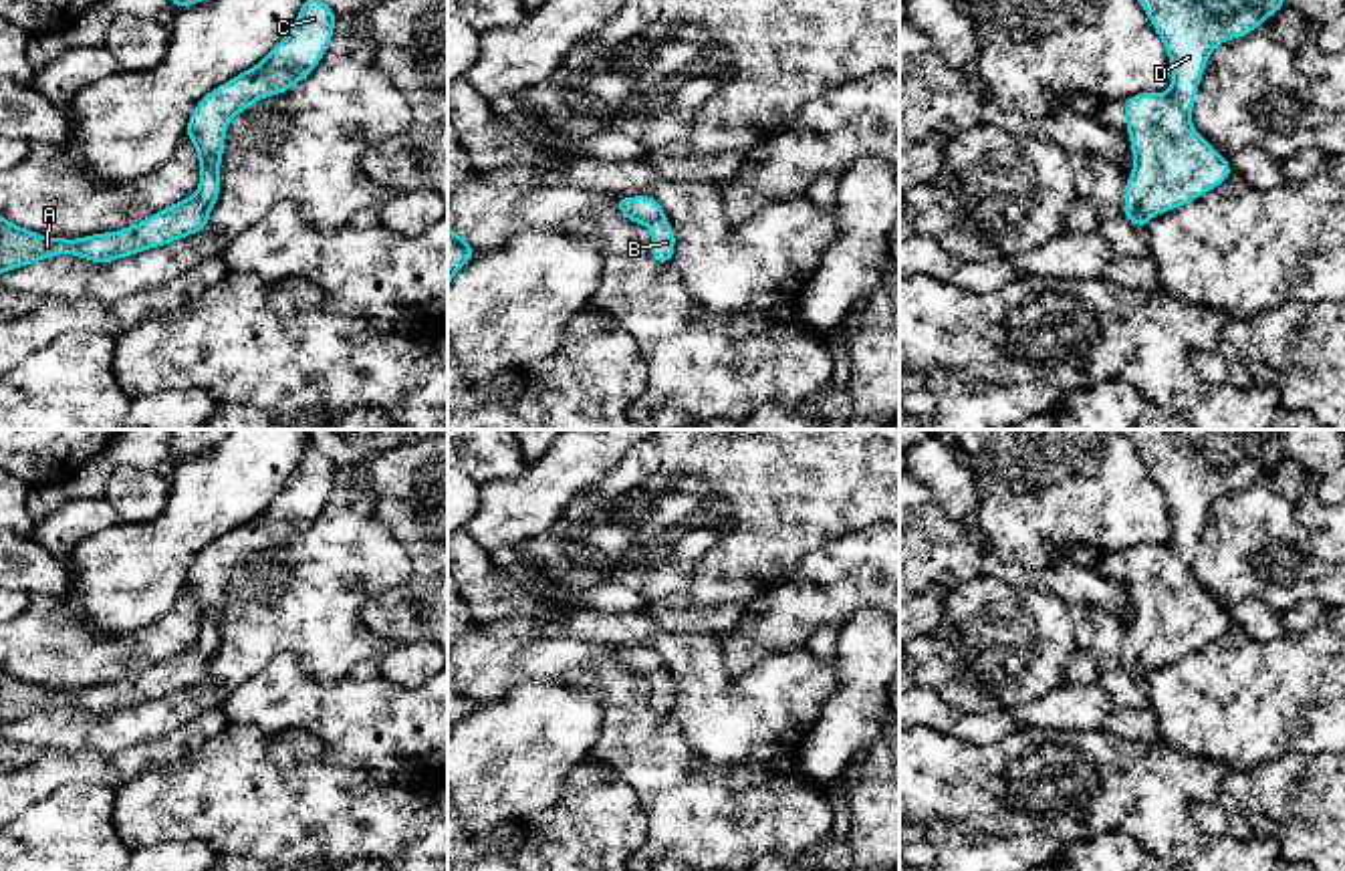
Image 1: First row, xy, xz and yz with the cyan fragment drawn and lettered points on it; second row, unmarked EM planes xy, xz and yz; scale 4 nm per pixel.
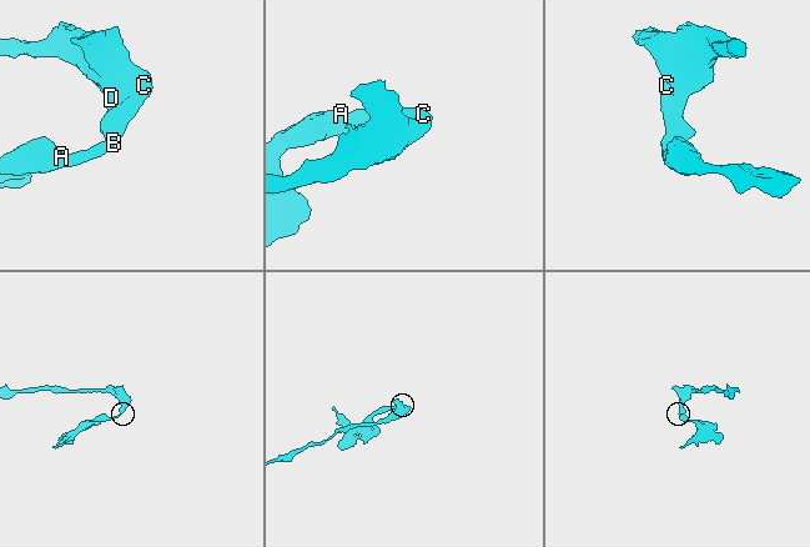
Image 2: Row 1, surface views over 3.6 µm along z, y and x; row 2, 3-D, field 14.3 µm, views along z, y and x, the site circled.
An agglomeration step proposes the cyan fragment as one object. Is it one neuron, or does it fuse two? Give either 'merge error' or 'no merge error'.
no merge error

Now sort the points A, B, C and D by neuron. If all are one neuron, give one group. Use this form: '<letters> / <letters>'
A B C D

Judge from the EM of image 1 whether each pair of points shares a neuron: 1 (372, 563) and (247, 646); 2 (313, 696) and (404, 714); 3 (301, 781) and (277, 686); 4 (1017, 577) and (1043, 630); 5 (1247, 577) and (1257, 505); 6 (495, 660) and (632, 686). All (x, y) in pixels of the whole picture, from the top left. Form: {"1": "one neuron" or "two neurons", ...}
{"1": "one neuron", "2": "one neuron", "3": "two neurons", "4": "two neurons", "5": "one neuron", "6": "one neuron"}

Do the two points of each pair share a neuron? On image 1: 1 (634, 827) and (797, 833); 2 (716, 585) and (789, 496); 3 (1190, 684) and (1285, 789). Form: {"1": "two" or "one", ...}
{"1": "two", "2": "one", "3": "two"}

